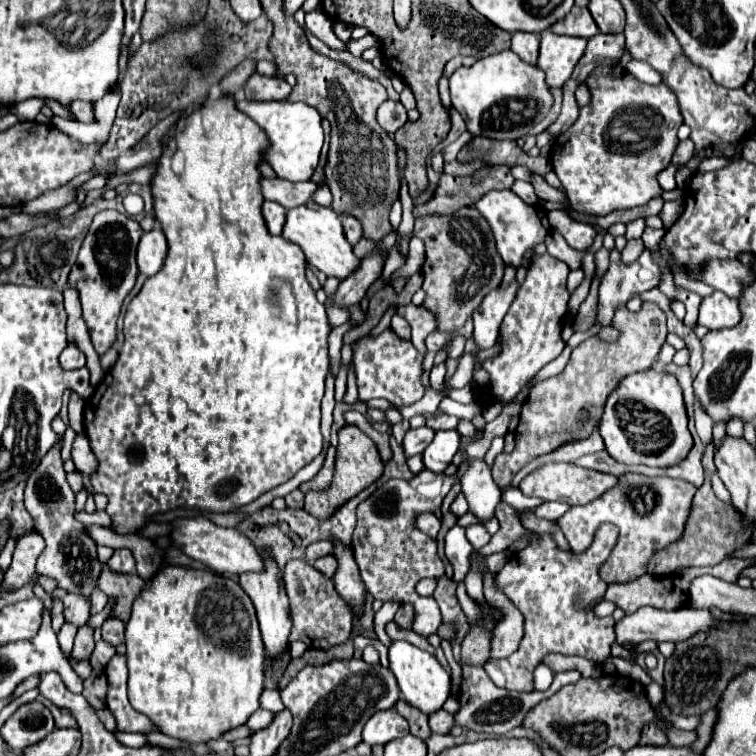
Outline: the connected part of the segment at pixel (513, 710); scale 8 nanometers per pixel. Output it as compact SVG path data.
M464 666L462 668L462 686L460 686L460 712L454 716L456 724L460 724L462 728L474 730L474 732L488 732L488 734L506 734L516 726L522 726L522 720L526 716L526 712L530 712L540 700L552 696L554 692L558 692L562 686L578 682L580 680L580 672L578 670L570 670L570 672L558 672L554 674L554 682L546 692L510 692L504 688L496 688L496 684L492 684L492 680L488 678L488 674L484 672L484 666Z

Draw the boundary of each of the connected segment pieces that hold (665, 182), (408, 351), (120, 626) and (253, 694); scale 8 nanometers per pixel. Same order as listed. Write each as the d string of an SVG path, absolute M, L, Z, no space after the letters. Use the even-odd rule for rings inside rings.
M668 166L664 172L660 172L660 176L658 176L658 182L660 182L660 186L662 186L662 190L674 190L676 188L676 172L678 172L678 166Z
M390 328L378 336L362 336L358 342L352 344L354 352L354 372L358 384L358 396L362 402L370 398L386 398L394 406L408 406L422 398L424 386L420 376L424 372L422 362L424 354L414 348L412 342L400 340Z
M112 618L112 620L106 620L102 624L102 640L112 644L112 646L120 646L124 644L124 622Z
M166 566L156 574L156 578L152 578L152 582L142 590L142 594L136 598L136 602L132 606L132 614L126 624L126 664L128 664L128 672L130 672L128 698L130 698L132 708L136 708L144 716L148 716L152 720L152 724L158 726L156 730L166 736L184 740L188 744L204 744L204 742L222 738L224 732L228 732L232 728L244 726L248 722L248 718L260 708L260 696L264 692L264 660L266 660L266 654L264 654L264 644L260 638L260 628L258 628L254 604L248 598L248 594L240 588L240 584L234 580L212 576L210 572L190 570L184 566ZM238 638L246 638L246 642L248 642L246 650L238 650L234 646Z

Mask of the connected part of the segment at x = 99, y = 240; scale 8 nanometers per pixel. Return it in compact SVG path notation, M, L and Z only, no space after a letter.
M116 210L98 212L84 238L78 260L68 276L68 286L78 292L92 344L100 356L116 342L116 320L122 302L134 288L134 282L140 274L136 264L136 248L140 236L142 228L130 216Z

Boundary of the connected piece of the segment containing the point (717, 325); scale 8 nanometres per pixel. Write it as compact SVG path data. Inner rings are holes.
M718 290L702 300L698 324L710 330L720 330L720 328L734 328L738 322L740 322L738 300L732 300Z

